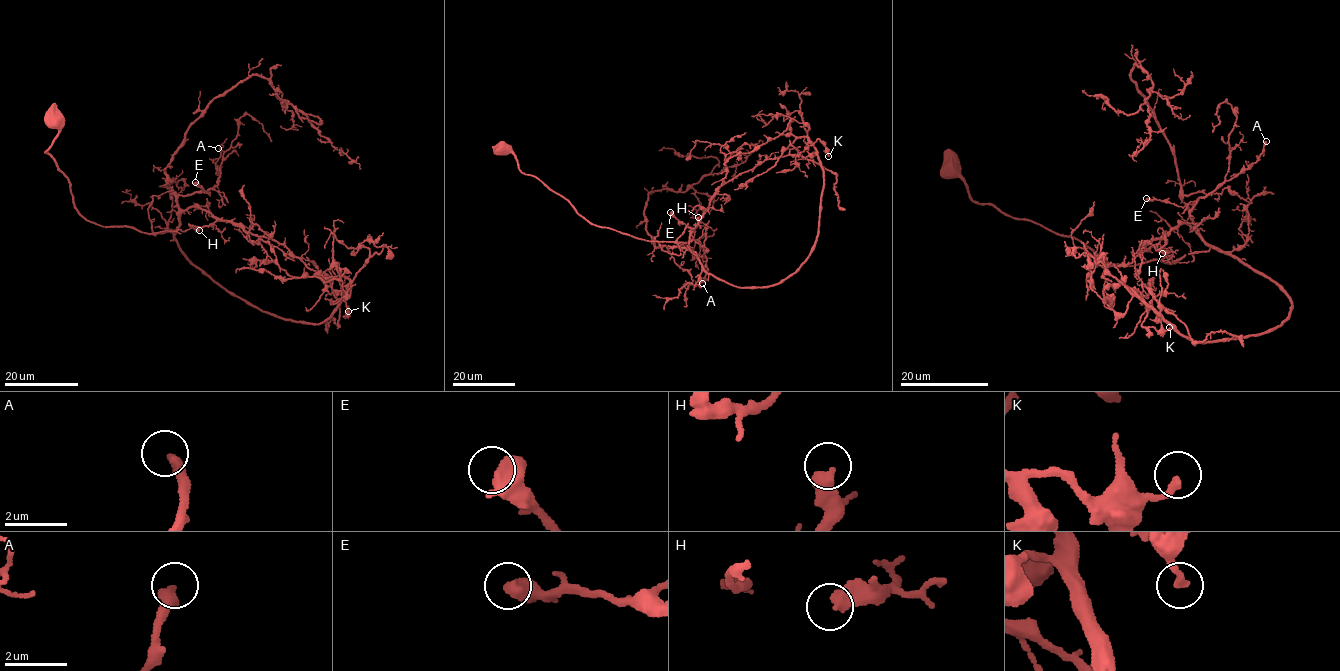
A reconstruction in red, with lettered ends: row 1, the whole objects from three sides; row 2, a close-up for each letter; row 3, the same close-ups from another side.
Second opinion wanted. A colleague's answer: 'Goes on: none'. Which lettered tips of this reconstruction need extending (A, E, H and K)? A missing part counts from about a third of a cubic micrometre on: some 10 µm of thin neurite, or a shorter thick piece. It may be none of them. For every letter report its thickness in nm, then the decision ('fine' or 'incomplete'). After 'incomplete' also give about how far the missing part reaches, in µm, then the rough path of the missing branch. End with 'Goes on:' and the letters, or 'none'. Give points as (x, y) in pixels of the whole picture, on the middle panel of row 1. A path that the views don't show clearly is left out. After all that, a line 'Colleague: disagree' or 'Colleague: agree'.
A: 320 nm | incomplete | 25 µm
E: 700 nm | fine
H: 440 nm | fine
K: 240 nm | fine
Goes on: A
Colleague: disagree

